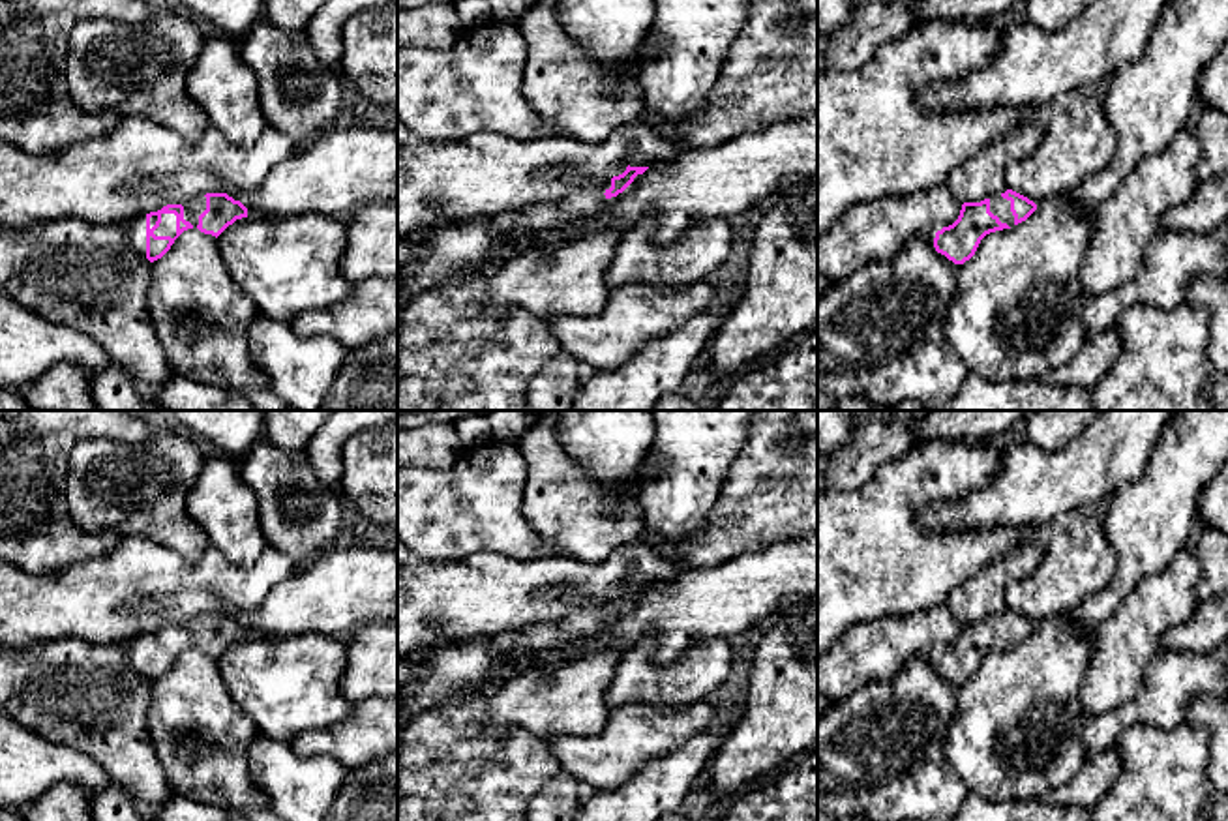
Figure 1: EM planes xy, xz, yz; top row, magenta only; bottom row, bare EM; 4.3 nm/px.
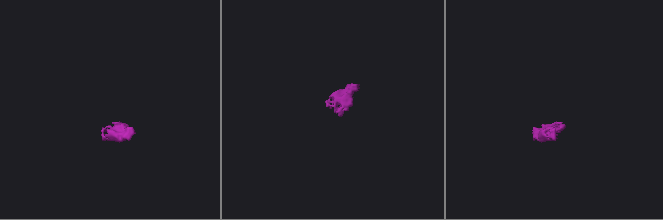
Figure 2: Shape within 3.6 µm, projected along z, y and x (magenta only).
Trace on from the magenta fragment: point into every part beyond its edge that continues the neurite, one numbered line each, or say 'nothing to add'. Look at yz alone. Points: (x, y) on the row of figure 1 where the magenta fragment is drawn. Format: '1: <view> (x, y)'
1: yz (1000, 207)

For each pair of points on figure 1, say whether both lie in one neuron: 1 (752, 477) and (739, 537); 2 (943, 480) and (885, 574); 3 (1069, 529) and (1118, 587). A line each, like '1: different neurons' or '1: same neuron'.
1: same neuron
2: same neuron
3: different neurons

